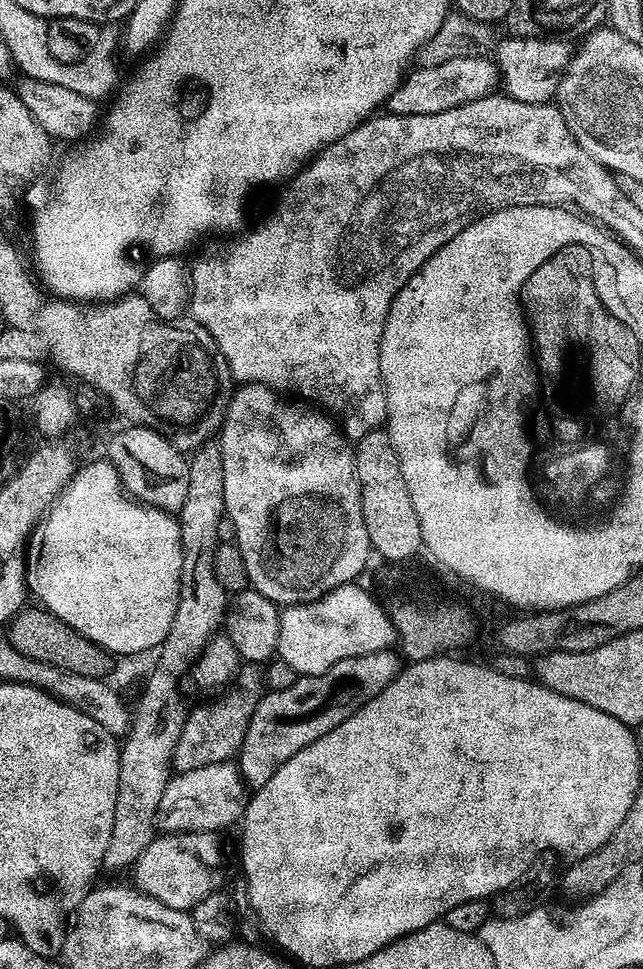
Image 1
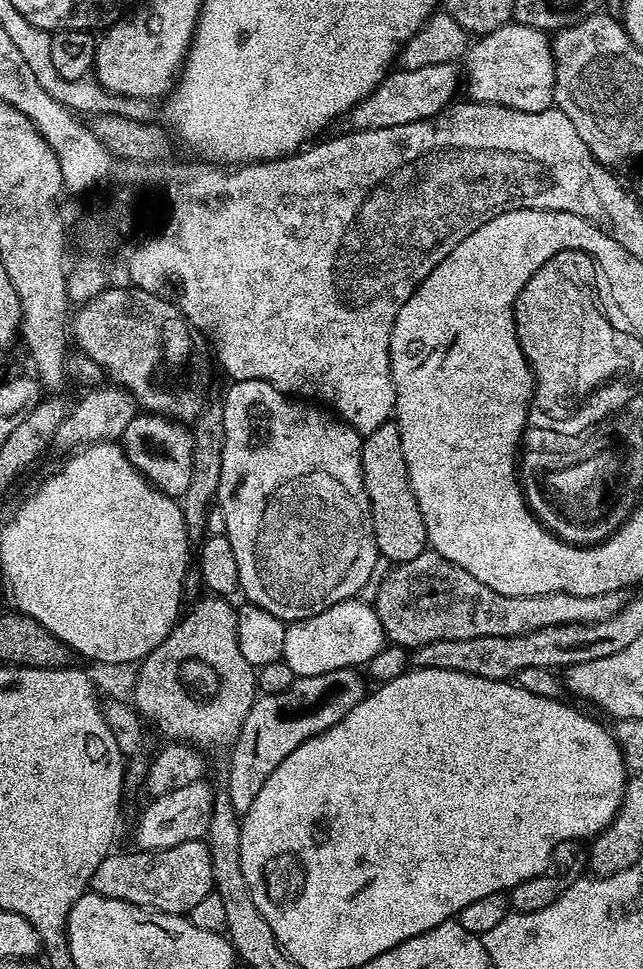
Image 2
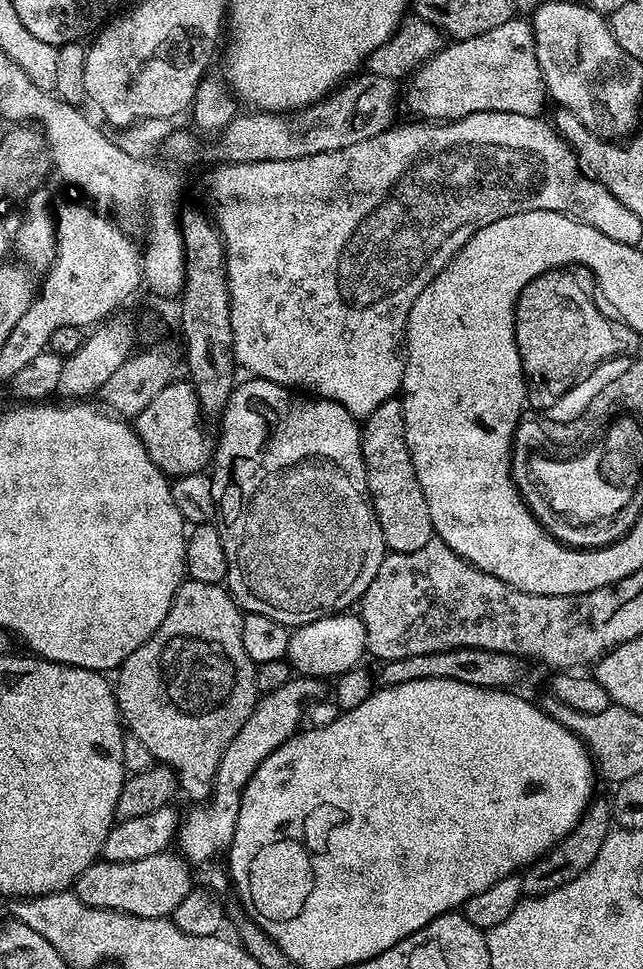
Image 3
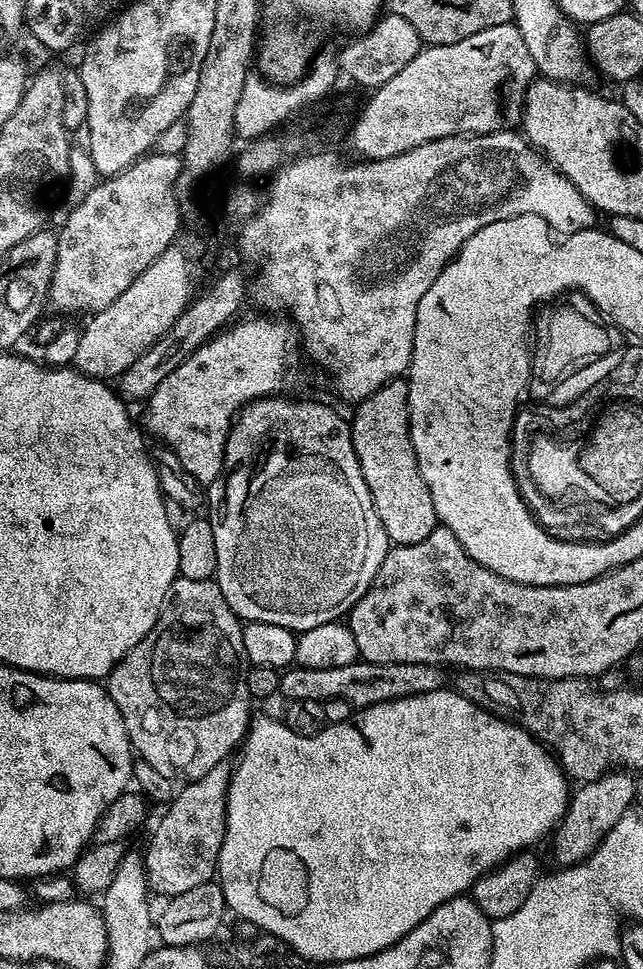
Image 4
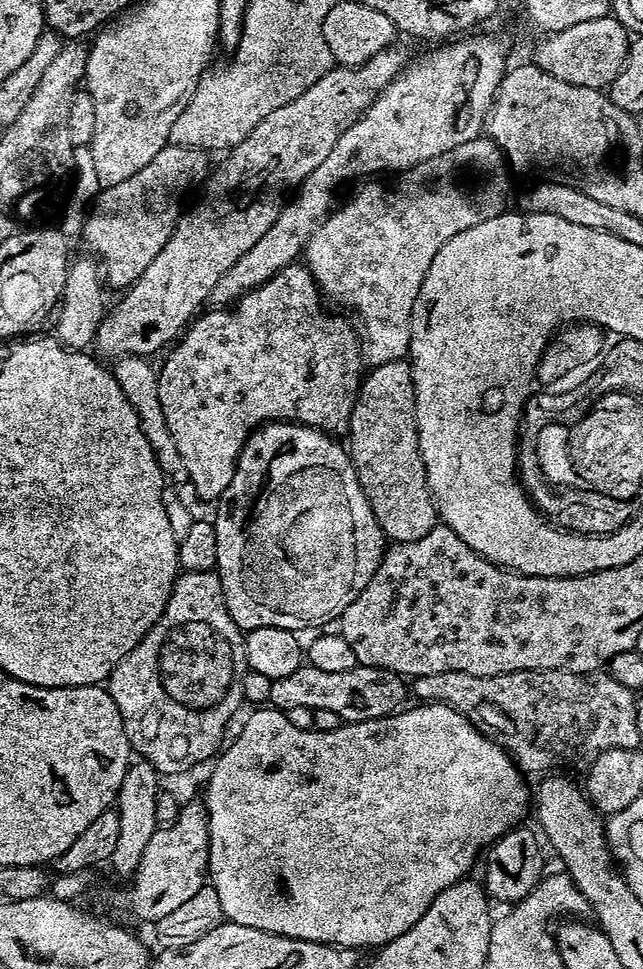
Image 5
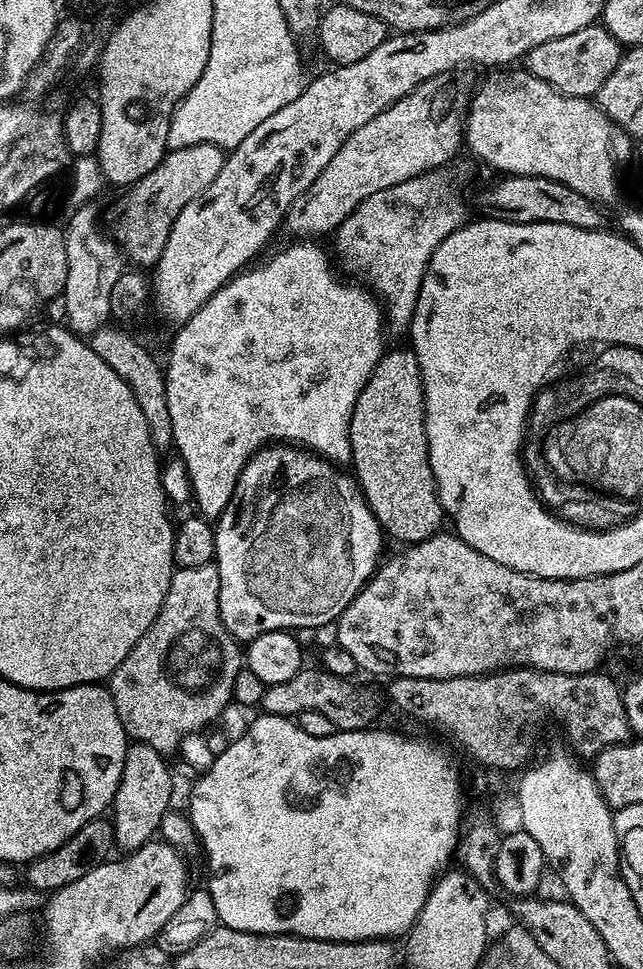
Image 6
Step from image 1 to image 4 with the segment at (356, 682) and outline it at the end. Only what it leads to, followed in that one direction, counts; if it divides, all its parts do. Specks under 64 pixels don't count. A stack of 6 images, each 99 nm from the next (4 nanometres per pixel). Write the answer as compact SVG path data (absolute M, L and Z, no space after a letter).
M228 762L214 766L214 770L202 774L202 778L185 783L167 805L168 813L157 822L156 829L148 840L148 852L143 853L148 886L155 895L157 892L158 895L164 896L163 898L171 898L178 894L186 894L186 890L194 890L194 886L207 884L217 875L220 851L226 834L226 798L232 770L233 765Z

